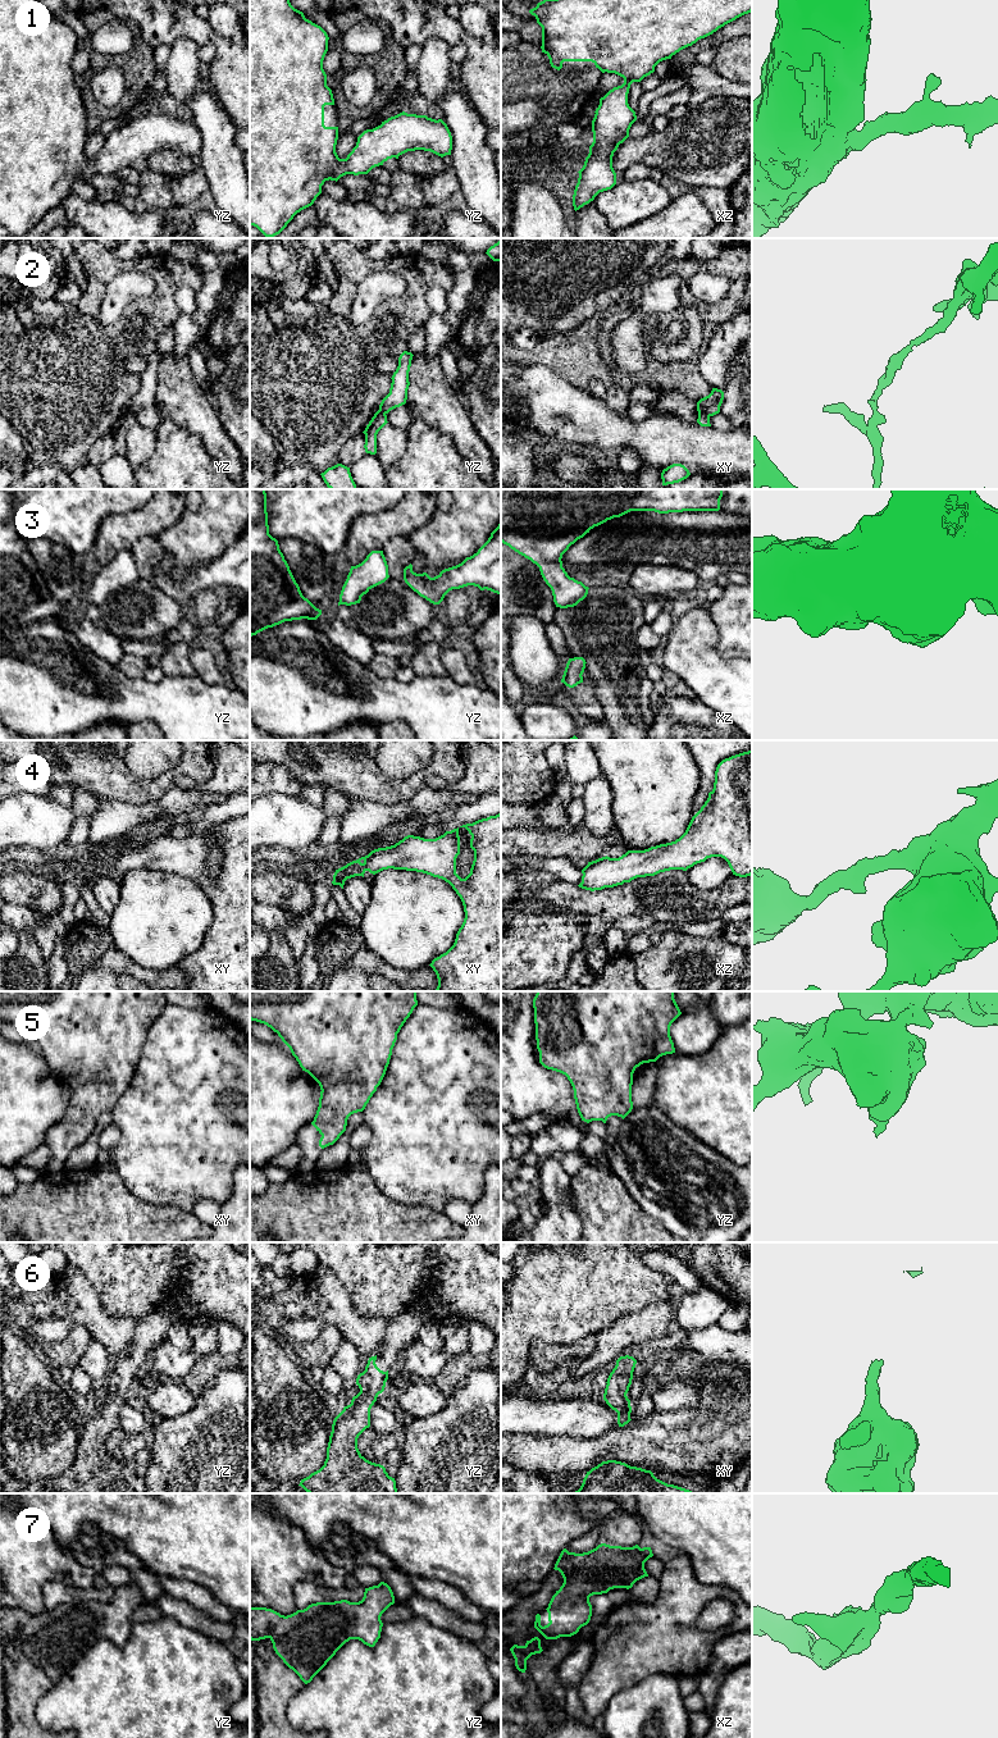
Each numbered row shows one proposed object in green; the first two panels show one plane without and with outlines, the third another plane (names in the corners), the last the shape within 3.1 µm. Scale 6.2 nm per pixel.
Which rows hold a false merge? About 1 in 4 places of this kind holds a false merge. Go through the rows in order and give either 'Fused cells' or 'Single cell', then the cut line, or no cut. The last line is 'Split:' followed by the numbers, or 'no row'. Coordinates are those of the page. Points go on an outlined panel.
1: Single cell. No split
2: Fused cells. Split along xy (698, 413), (703, 413), (709, 418)
3: Single cell. No split
4: Single cell. No split
5: Single cell. No split
6: Single cell. No split
7: Single cell. No split
Split: 2

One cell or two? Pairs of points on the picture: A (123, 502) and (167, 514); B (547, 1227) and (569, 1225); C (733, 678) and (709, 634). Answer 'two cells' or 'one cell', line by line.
A: two cells
B: one cell
C: one cell

